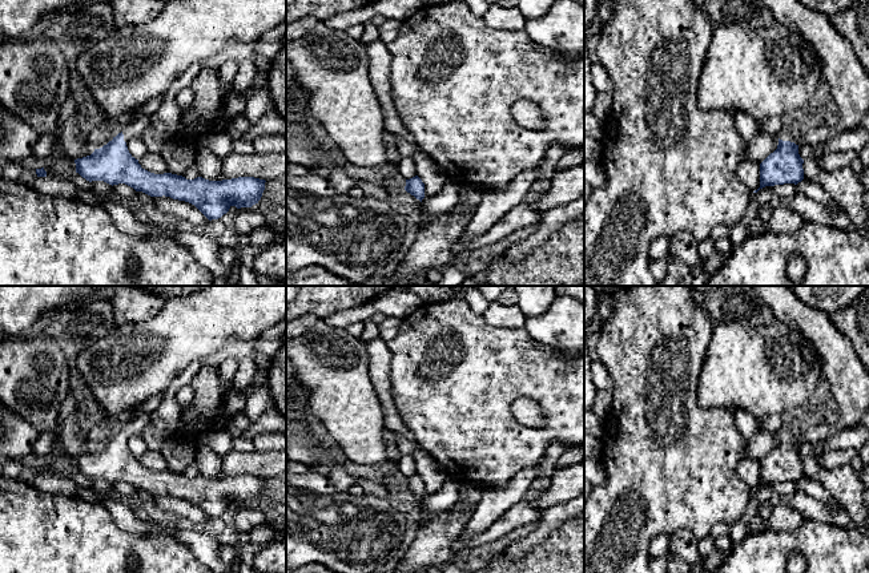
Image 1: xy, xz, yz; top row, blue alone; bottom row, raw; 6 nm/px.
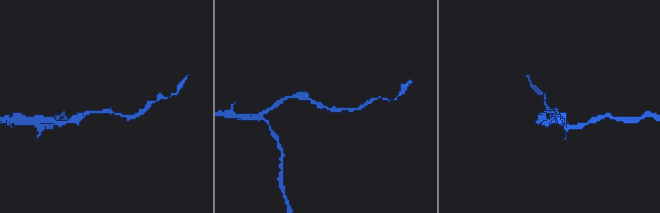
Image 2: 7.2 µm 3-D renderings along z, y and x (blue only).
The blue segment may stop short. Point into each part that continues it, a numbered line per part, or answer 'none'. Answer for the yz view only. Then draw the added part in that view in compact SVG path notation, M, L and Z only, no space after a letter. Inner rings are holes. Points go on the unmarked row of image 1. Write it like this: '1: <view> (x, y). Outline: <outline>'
1: yz (784, 432). Outline: M782 424L782 427L780 428L780 431L777 433L782 439L790 439L790 440L794 440L797 443L797 440L793 437L793 432L785 424Z

